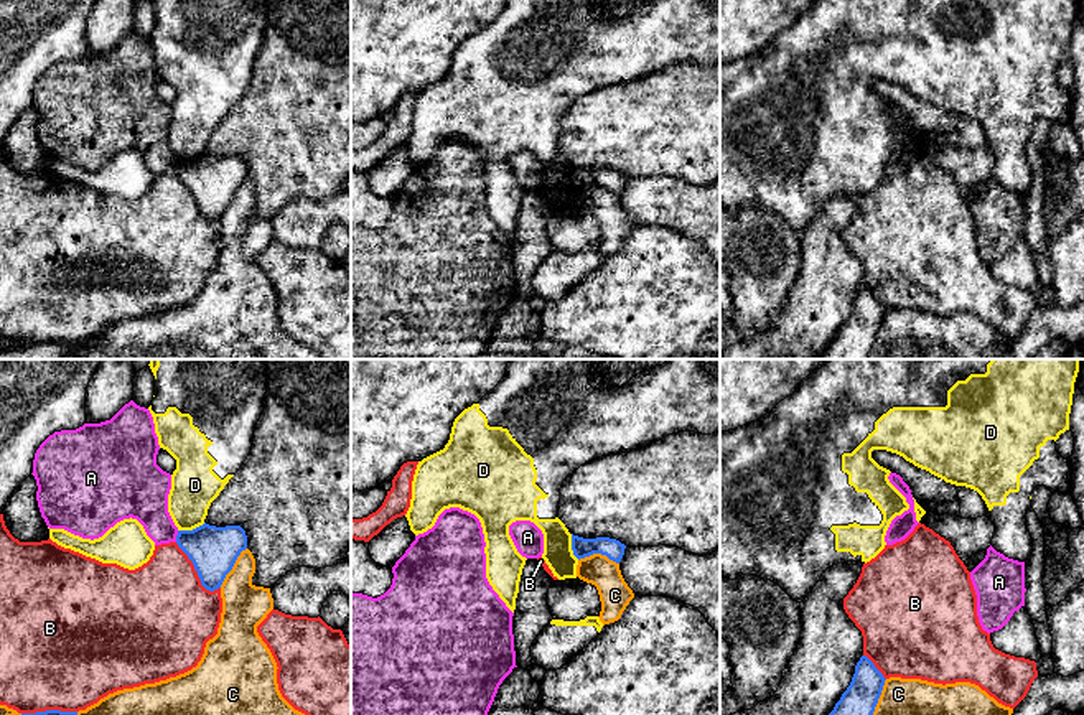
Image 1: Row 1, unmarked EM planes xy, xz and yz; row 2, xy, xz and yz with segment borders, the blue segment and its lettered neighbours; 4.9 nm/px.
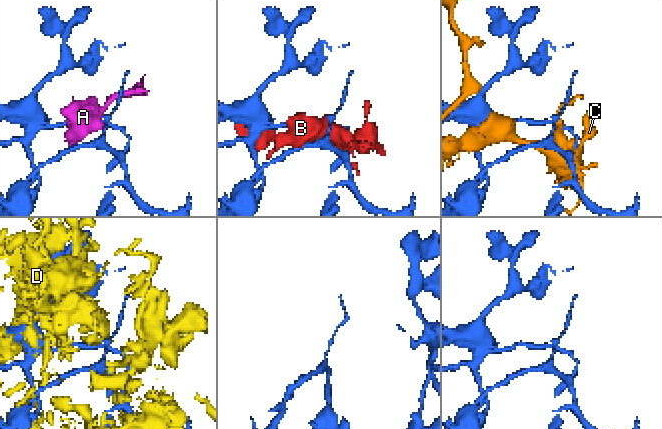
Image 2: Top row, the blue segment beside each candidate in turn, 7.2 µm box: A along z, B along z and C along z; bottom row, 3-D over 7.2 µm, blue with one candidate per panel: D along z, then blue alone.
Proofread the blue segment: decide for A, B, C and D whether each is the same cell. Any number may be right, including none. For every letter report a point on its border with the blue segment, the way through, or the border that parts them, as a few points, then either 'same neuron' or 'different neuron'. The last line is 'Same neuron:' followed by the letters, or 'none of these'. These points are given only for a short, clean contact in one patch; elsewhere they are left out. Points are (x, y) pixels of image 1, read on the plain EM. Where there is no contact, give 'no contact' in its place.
A: xy (177, 167) | along xy (178, 162), (175, 172) | different neuron
B: xy (196, 201) | different neuron
C: xy (233, 196) | different neuron
D: xy (193, 160) | different neuron
Same neuron: none of these

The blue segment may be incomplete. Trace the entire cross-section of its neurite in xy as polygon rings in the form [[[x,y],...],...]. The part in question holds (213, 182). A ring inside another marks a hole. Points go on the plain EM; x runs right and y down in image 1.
[[[204,153],[193,161],[178,161],[176,175],[193,193],[201,216],[214,222],[247,180],[247,166],[241,157],[216,158]]]

